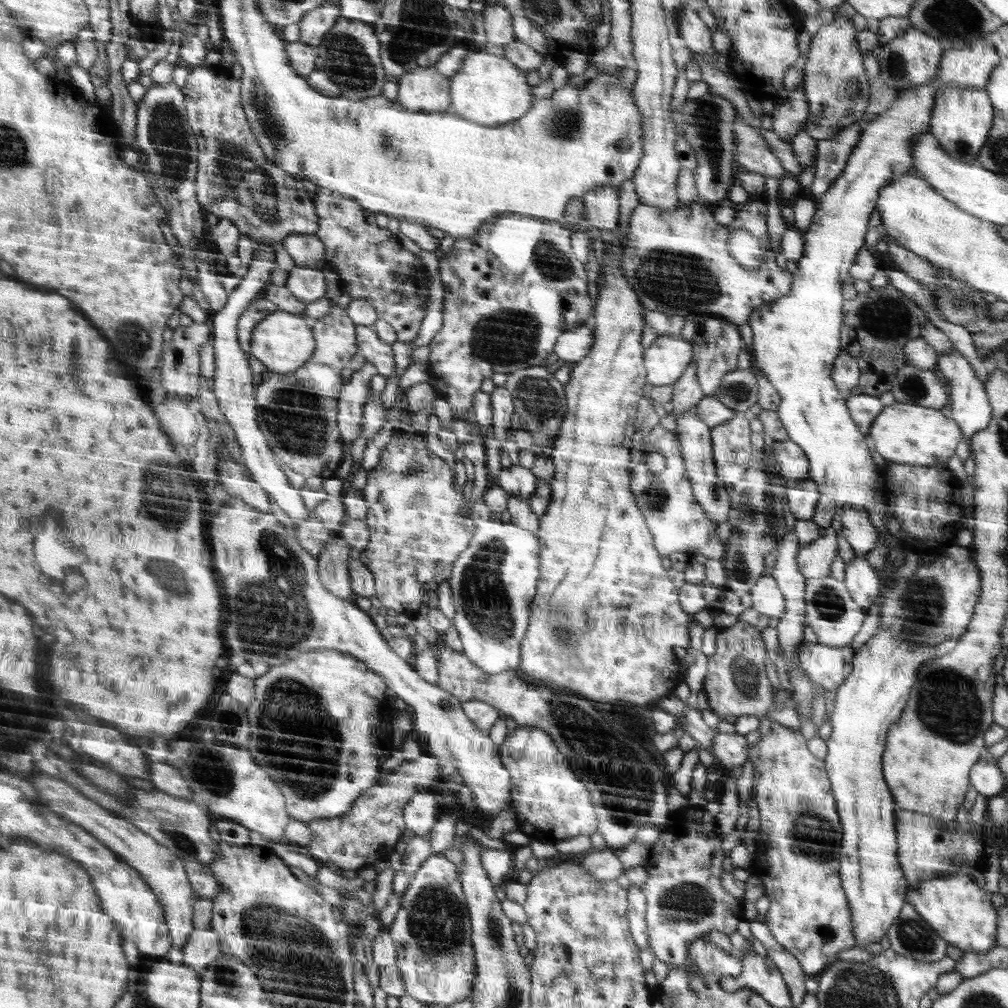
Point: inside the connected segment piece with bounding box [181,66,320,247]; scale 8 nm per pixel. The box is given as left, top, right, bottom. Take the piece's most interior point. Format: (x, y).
(234, 180)

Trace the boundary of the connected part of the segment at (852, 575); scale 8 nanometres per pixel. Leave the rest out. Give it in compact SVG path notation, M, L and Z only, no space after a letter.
M852 558L847 562L845 579L851 599L862 608L880 601L883 586L873 567L866 559Z

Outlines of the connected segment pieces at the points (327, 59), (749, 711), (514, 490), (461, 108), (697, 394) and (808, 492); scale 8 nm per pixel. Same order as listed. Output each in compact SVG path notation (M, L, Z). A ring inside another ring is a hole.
M340 16L324 35L317 51L324 60L324 72L340 87L340 95L355 101L381 94L382 83L388 75L382 68L380 40L372 24Z
M738 621L730 628L718 629L716 643L718 644L716 652L712 656L708 656L707 673L702 688L702 693L708 698L711 710L722 718L730 716L730 714L737 717L752 715L758 716L760 719L767 718L768 712L773 708L775 695L772 694L772 686L766 674L764 660L767 649L761 638L761 632L746 622Z
M512 465L508 468L501 467L497 476L497 485L511 496L528 501L529 496L532 496L532 493L536 490L537 480L537 476L531 469Z
M480 50L480 52L470 52L464 59L464 69L460 69L451 80L451 104L454 113L466 120L474 121L476 124L494 126L512 123L521 119L530 110L532 104L532 88L526 82L526 74L520 70L512 61L507 58L498 58L495 50Z
M690 362L685 368L684 374L676 383L672 383L674 404L674 413L672 415L678 420L680 414L684 414L692 408L692 405L697 405L705 394L702 392L699 376L697 375L697 366Z
M812 479L798 481L787 489L790 512L797 520L811 519L819 501L819 490Z

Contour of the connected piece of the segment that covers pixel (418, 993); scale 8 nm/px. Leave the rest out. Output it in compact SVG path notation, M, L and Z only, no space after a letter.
M443 854L429 856L414 873L408 888L401 896L400 910L394 922L385 930L390 933L397 950L396 966L400 969L405 984L406 995L413 996L428 1004L451 1005L468 998L473 992L468 984L476 975L476 950L472 941L472 918L468 918L465 894L462 894L461 873L454 861L444 858Z

